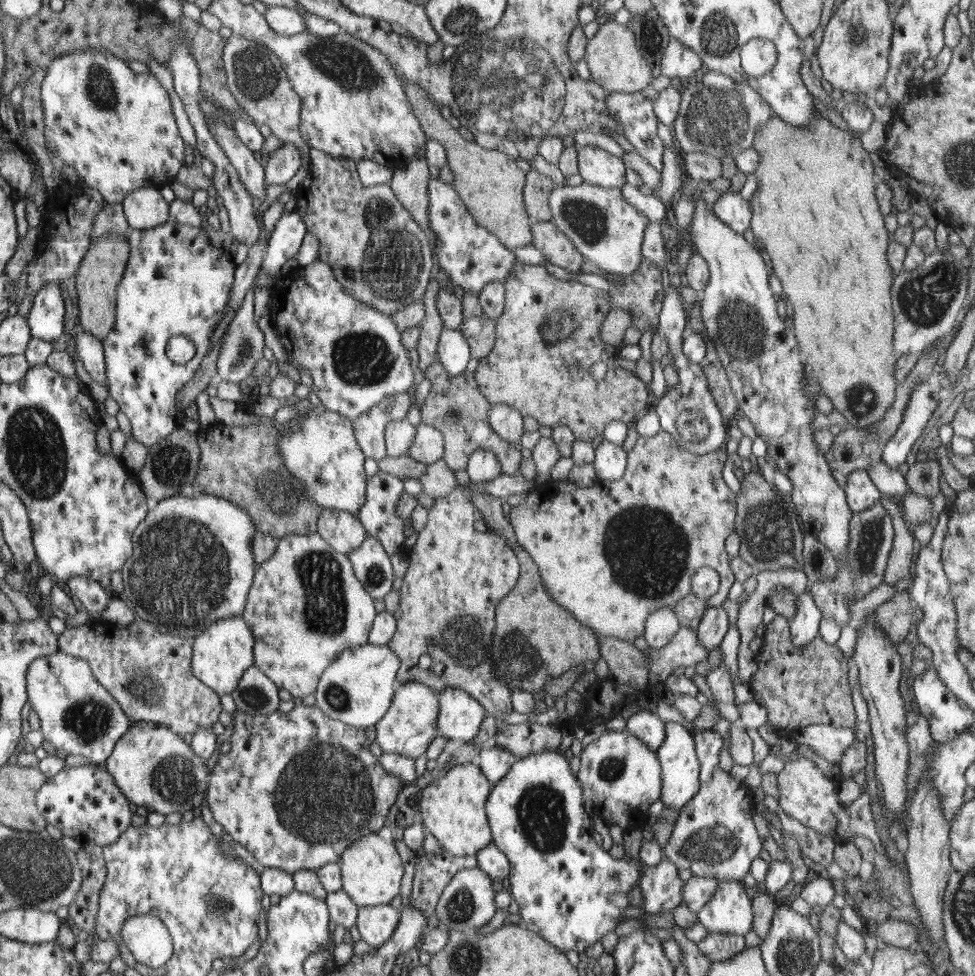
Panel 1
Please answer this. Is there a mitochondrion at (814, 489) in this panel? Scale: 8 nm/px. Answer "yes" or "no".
no

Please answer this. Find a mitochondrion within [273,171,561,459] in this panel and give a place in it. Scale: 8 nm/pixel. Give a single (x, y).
(393, 268)

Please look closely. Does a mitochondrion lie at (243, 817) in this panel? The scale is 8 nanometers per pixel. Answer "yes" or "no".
no

